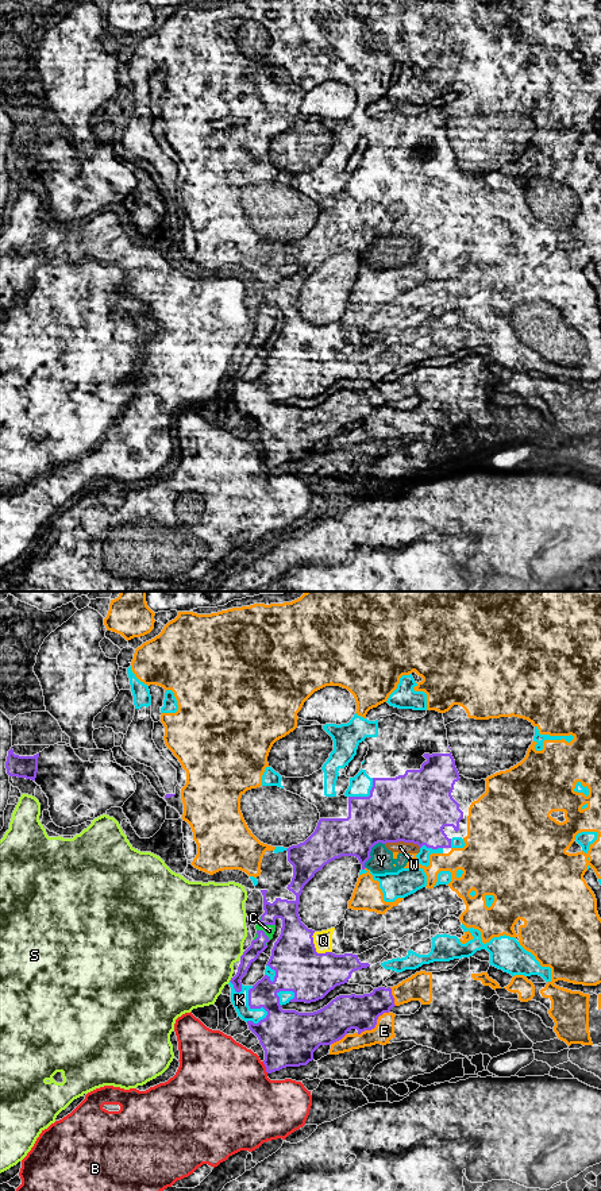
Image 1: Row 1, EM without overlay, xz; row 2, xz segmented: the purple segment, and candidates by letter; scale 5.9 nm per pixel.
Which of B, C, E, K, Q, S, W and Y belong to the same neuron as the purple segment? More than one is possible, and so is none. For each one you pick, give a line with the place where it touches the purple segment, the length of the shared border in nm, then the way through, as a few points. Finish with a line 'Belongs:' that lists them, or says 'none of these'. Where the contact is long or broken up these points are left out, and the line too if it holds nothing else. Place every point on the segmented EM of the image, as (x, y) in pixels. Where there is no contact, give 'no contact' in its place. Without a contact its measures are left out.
C: xz (266, 924) | 110 nm
E: xz (376, 1024) | 240 nm
K: xz (254, 1008) | 240 nm
Q: xz (315, 949) | 170 nm
W: xz (403, 840) | 220 nm
Y: xz (370, 851) | 190 nm
Belongs: C, E, K, Q, W, Y

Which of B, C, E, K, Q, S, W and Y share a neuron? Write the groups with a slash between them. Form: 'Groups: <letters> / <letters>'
Groups: B / C E K Q W Y / S

